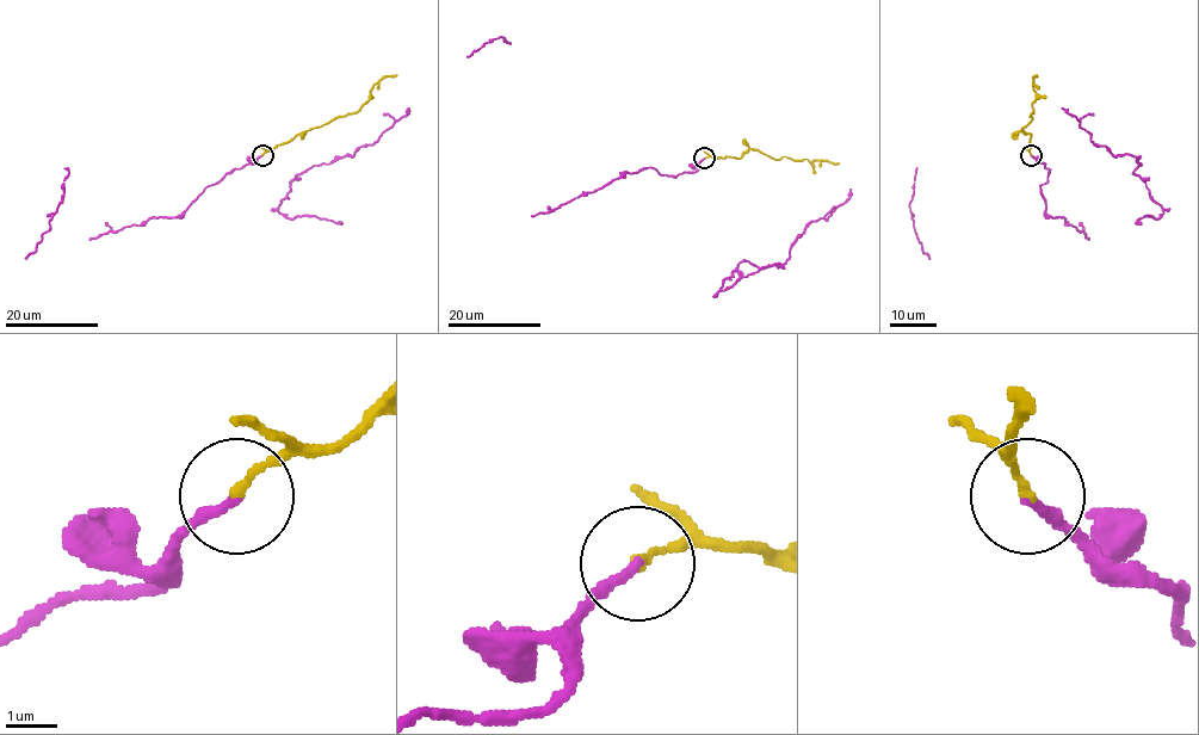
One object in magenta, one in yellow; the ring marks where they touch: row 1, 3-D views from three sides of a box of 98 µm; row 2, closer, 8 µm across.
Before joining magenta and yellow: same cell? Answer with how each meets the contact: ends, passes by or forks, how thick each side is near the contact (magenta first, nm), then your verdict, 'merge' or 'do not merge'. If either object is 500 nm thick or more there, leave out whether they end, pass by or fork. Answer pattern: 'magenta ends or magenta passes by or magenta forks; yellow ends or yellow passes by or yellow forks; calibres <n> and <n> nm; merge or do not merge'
magenta ends; yellow ends; calibres 200 and 160 nm; merge

